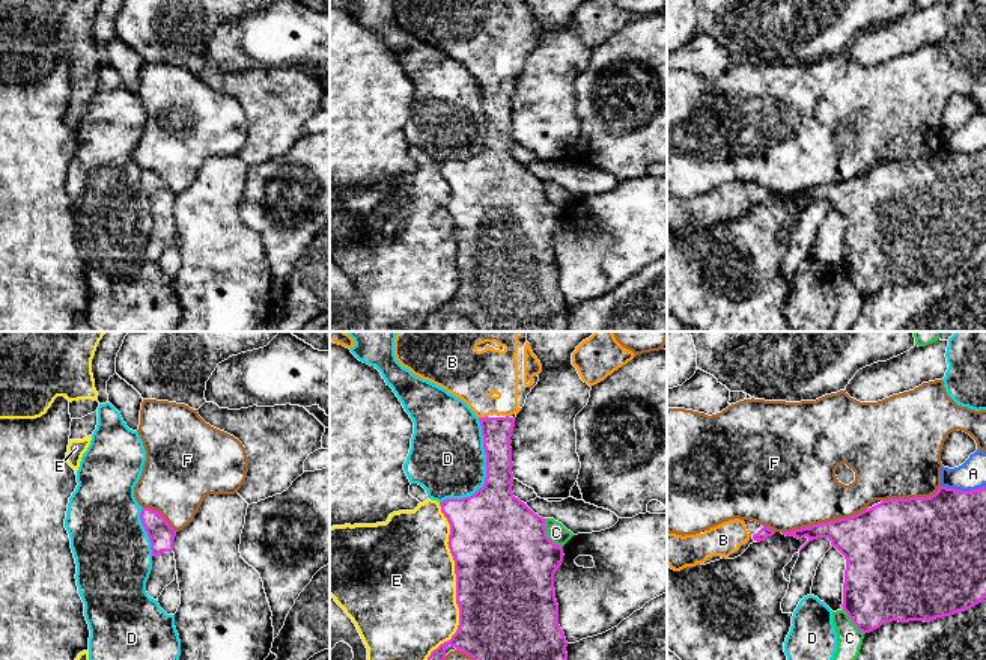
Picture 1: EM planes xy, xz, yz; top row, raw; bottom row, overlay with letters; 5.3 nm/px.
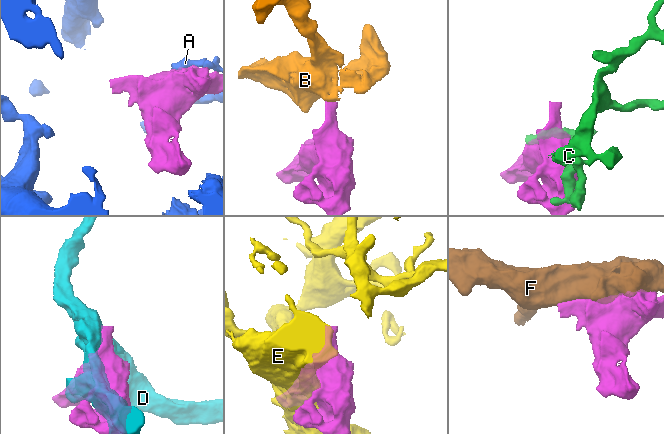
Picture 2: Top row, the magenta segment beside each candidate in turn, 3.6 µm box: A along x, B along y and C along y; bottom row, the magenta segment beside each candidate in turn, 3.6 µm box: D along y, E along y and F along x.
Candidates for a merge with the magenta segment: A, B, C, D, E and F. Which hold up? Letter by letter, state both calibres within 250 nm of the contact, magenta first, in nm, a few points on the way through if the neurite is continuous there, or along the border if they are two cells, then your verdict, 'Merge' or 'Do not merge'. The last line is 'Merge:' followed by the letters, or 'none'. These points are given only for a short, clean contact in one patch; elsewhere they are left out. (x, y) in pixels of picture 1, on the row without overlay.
A: Thickness 440 nm (magenta) against 160 nm. Boundary: yz (985, 146), (970, 152), (943, 149). Do not merge
B: Thickness 160 nm (magenta) against 280 nm. Path across: xz (497, 94), (482, 80), (482, 65), (471, 38). Merge
C: Thickness 500 nm (magenta) against 100 nm. Do not merge
D: Thickness 340 nm (magenta) against 400 nm. Do not merge
E: Thickness 500 nm (magenta) against 500 nm. Do not merge
F: Thickness 300 nm (magenta) against 440 nm. Do not merge
Merge: B

